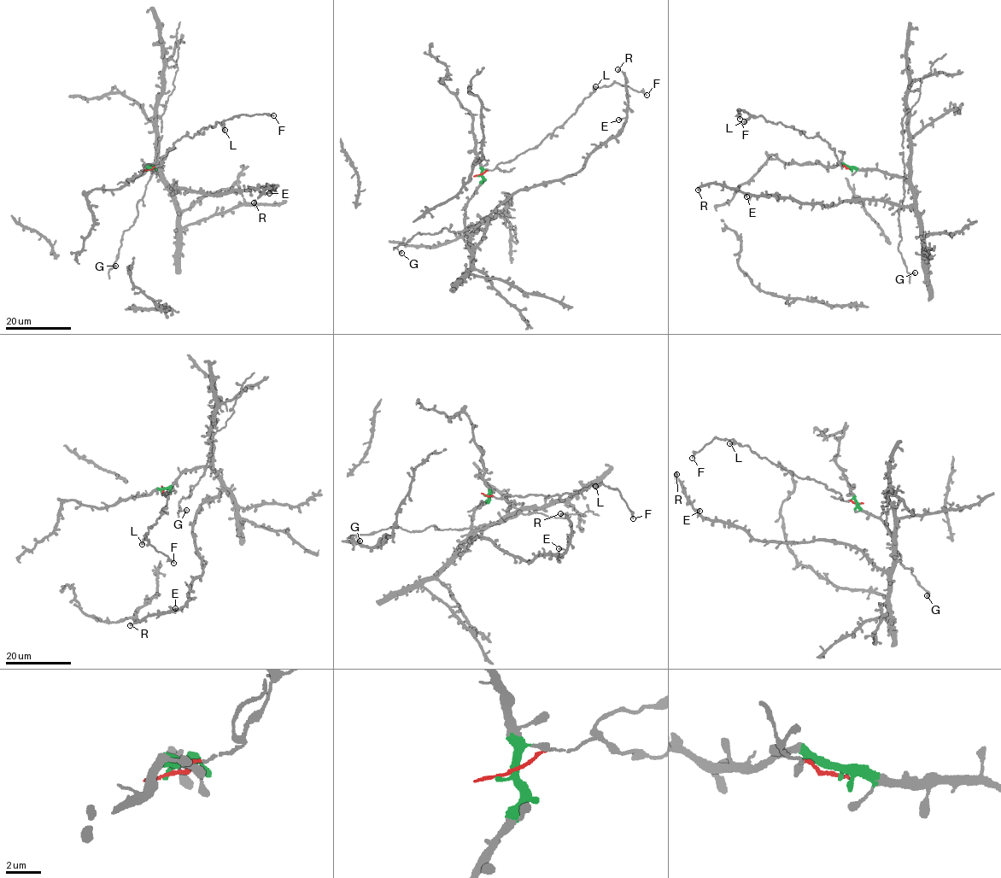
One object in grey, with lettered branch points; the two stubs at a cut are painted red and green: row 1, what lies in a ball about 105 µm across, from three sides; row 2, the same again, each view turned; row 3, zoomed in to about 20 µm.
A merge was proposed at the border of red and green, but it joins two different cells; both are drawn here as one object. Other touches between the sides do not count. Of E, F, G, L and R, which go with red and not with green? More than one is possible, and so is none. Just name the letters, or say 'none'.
F, L

